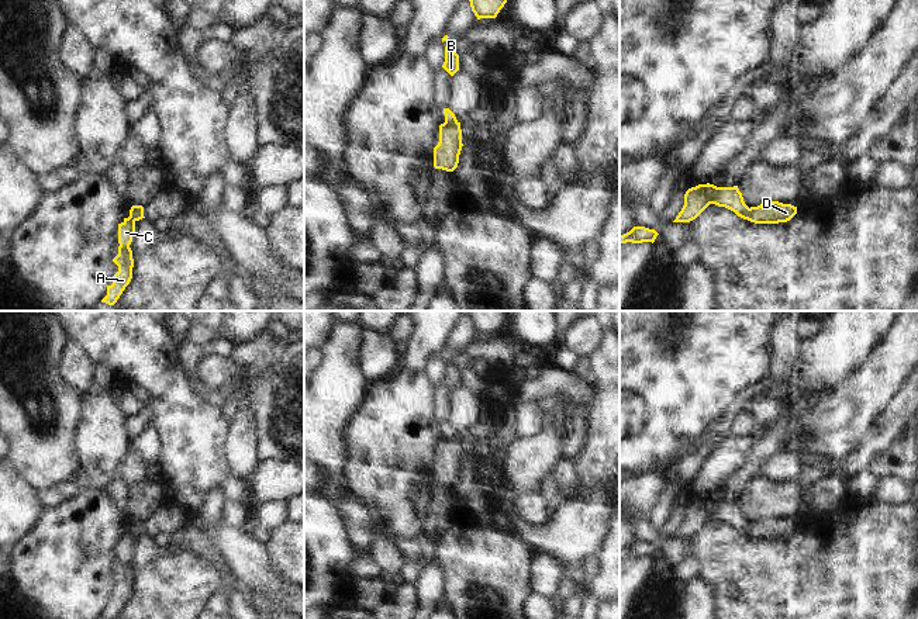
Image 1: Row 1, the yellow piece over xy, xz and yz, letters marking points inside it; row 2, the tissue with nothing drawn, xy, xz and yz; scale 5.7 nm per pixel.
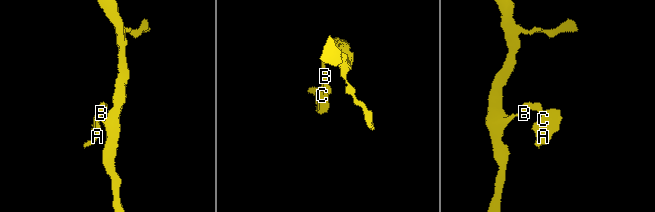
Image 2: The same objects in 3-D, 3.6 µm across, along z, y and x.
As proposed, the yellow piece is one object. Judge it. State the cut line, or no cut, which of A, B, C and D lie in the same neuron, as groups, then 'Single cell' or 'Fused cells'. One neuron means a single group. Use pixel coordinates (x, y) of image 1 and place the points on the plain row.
Split along xz (456, 436), (452, 439), (444, 438). Groups: A C D / B. Fused cells

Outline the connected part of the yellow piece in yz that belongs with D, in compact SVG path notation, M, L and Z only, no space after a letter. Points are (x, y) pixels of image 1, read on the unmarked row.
M770 516L767 519L750 522L748 536L755 539L779 539L790 536L796 529L797 522L779 516Z

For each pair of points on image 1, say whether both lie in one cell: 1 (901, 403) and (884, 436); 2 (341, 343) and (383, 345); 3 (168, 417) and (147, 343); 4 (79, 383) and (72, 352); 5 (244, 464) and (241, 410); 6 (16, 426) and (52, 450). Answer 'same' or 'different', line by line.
1: same
2: different
3: same
4: same
5: same
6: same

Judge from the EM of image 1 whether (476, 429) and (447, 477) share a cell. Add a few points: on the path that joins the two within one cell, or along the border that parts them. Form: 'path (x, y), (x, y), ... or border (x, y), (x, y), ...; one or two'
path (468, 441), (449, 459), (447, 466); one

